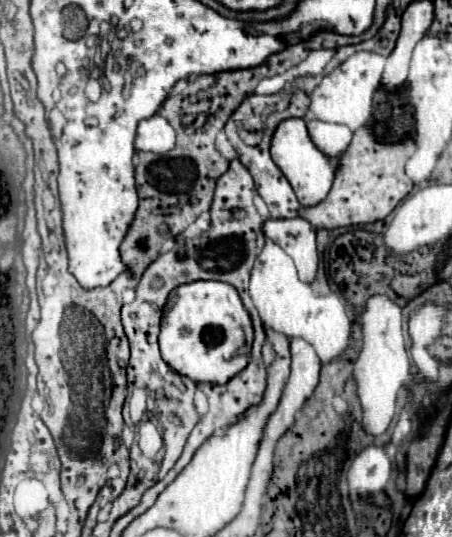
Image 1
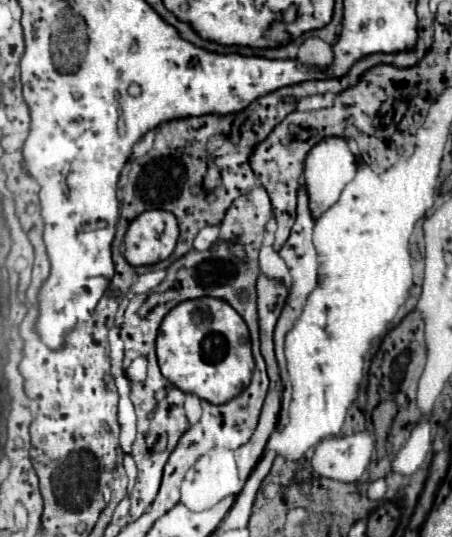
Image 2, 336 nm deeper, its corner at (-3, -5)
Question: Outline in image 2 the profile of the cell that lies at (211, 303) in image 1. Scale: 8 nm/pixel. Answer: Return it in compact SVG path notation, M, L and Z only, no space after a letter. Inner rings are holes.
M196 298L180 302L162 320L156 354L162 376L182 392L196 394L210 404L226 404L248 384L254 370L250 334L242 316L224 300Z

